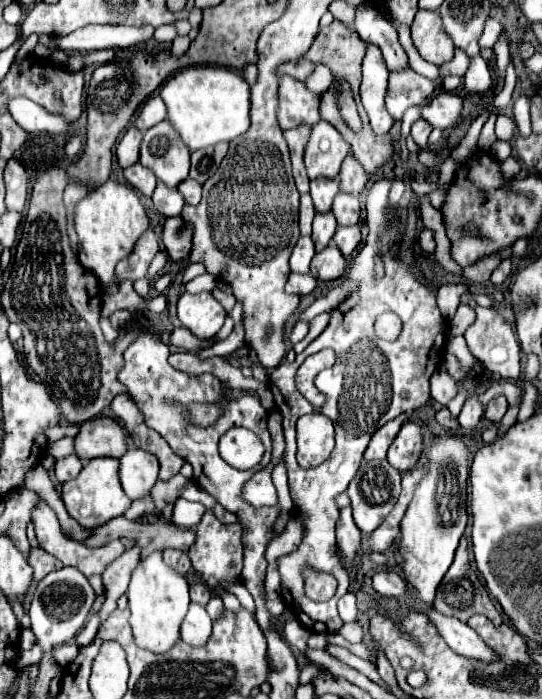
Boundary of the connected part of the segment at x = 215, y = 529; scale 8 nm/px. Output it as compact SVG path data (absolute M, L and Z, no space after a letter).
M207 509L195 533L197 533L197 539L189 549L189 559L193 563L193 569L203 575L203 581L209 585L209 589L221 589L221 581L241 583L241 569L243 569L243 543L241 543L243 527L241 523L225 525L217 521L211 509Z

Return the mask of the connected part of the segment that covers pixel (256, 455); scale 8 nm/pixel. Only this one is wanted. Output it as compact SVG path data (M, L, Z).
M243 427L229 429L218 444L221 457L232 467L239 470L249 470L255 467L263 457L261 439Z

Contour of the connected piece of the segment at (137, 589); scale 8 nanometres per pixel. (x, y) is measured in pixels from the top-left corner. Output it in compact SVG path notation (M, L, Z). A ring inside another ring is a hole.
M151 553L147 559L139 561L139 565L133 569L131 583L127 589L129 597L129 623L133 629L135 645L141 649L149 649L151 653L167 653L179 635L181 621L185 619L185 613L189 609L189 583L185 577L177 575L175 569L163 563L161 553Z

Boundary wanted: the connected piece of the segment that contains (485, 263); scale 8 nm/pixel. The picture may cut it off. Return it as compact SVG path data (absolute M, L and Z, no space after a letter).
M511 247L501 249L501 251L489 255L489 257L485 257L485 259L481 259L479 263L475 263L475 265L471 265L471 267L465 267L465 269L463 269L463 277L469 279L469 281L473 281L473 283L487 283L489 277L491 277L491 273L493 273L493 269L495 269L495 267L499 265L499 261L505 259L505 257L511 257Z

